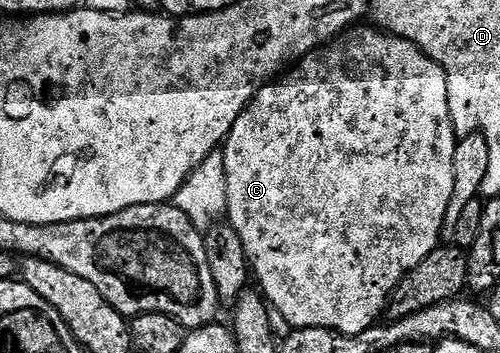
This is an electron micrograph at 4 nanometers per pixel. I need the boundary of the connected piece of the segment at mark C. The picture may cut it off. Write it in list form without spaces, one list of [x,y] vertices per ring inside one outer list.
[[[351,28],[311,54],[305,54],[281,76],[261,86],[258,95],[240,112],[224,143],[222,155],[226,169],[226,214],[236,228],[250,259],[250,268],[267,303],[290,328],[328,328],[341,334],[359,334],[383,317],[390,294],[398,282],[424,256],[438,249],[446,224],[448,204],[452,204],[452,160],[459,135],[454,132],[448,112],[448,80],[444,68],[420,47],[395,38],[381,29]]]

